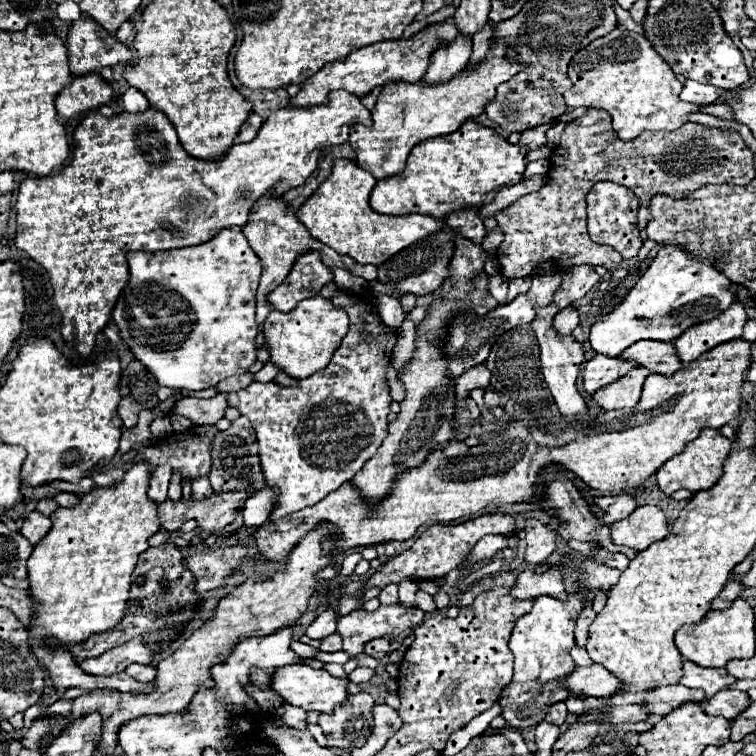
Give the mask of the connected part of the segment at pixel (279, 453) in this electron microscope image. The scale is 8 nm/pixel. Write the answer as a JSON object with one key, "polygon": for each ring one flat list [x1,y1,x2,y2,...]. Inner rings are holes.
{"polygon":[[340,290,330,302,346,310,350,327,324,370,314,372,290,388,274,382,252,382,244,390,228,394,228,406,240,410,252,422,260,444,260,464,266,484,280,490,270,520,314,506,352,480,388,434,392,398,386,372,398,332,382,322,368,290,358,294]]}

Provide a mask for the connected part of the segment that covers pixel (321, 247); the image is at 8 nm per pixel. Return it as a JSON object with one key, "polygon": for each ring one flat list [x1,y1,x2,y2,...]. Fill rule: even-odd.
{"polygon":[[264,196,262,200,256,202,256,208,252,210,252,216,248,218,248,224,242,226,242,234,248,238,250,246,256,250,256,254,260,256,262,264,264,264,264,272,262,272,262,280,260,280,260,288,258,288,258,298,256,298,256,320,264,322,268,312,272,310,270,304,266,302,266,296,282,284,282,280,288,276,288,272,292,270,294,262,298,260,298,256,318,250,322,252,322,260,326,266,340,266,344,270,348,270,354,276,360,276,368,282,376,280,378,276,378,268,376,266,360,266,356,260,340,256,338,252,330,250,326,244,314,240,310,236,310,232,296,220,296,212,288,212,288,208,284,208,284,200,280,196]]}

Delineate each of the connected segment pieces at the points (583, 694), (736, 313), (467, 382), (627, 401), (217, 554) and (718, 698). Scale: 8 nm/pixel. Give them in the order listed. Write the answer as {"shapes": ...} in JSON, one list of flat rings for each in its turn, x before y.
{"shapes":[[[592,664,590,668,576,668,572,674,568,674,564,688,578,698,606,698,620,690,620,680,600,664]],[[736,298,734,304,726,312,718,314,710,322,702,322,702,324,688,328,680,338,674,340,674,346,678,350,682,364,688,366,692,360,696,360,706,350,722,342,740,338,746,320,748,316,746,316,744,304]],[[486,364,472,366,456,380,456,406,466,408,466,398,474,388,488,388,490,386,490,372]],[[634,368,628,372,628,376,622,376,620,380,608,384,606,388,600,388,600,392,594,394,594,400,602,410,616,410,616,408,632,408,640,400,642,384,650,372,646,368]],[[230,546,214,552,194,552,190,550,190,558,184,562,196,576,196,592,202,596,208,590,220,588,224,580,230,576,234,568,238,568,240,560,248,554,246,546]],[[724,690,724,692,718,692,716,696,706,698,706,700,700,702,700,706,704,708,706,714,710,714,710,716,724,716,728,720,732,720,748,704,750,704,748,694,740,692,740,690]]]}

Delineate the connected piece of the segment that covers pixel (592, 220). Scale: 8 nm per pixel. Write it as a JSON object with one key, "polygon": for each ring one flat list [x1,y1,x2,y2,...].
{"polygon":[[598,182,592,192,586,197,587,202,587,229,588,234,594,242,598,244,608,244,612,246,616,252,622,254,622,258,634,258,638,254,638,250,642,248,642,238,638,232,638,198,632,190,628,190,626,186,614,184,614,182]]}

